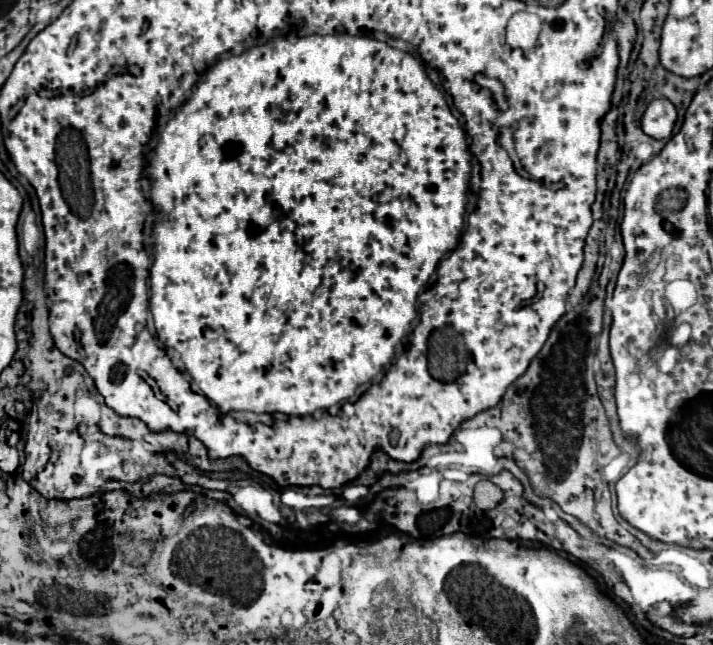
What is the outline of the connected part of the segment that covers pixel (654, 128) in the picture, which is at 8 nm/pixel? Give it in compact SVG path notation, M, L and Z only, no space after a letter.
M650 102L642 116L642 130L652 138L670 138L676 122L676 108L668 102Z

